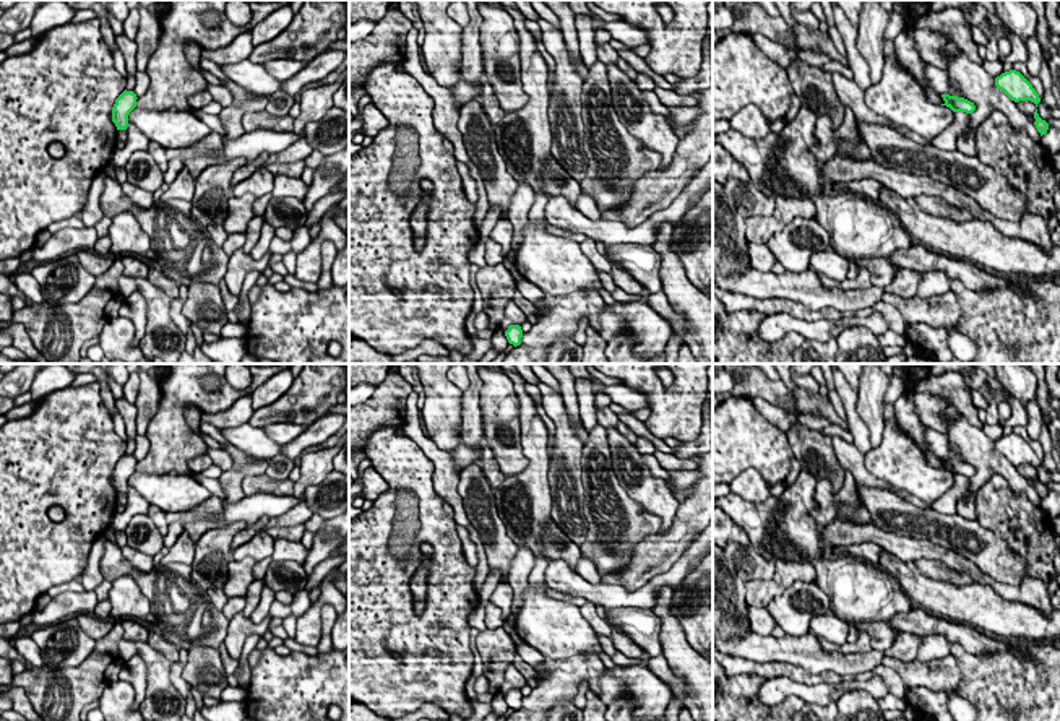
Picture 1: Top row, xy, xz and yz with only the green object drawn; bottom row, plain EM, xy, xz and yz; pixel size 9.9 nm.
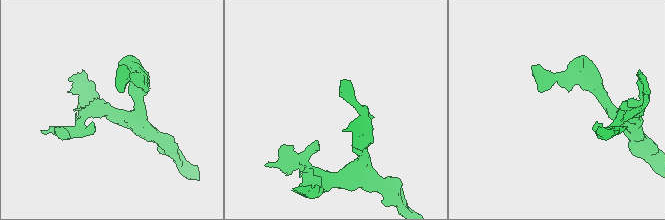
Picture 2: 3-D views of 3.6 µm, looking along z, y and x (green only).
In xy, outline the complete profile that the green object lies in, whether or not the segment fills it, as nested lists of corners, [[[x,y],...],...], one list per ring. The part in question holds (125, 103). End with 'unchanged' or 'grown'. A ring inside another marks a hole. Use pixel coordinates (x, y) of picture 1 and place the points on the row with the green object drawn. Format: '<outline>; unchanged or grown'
[[[123,91],[112,107],[112,122],[115,123],[117,130],[127,130],[128,127],[128,115],[136,107],[136,94],[133,91]]]; unchanged

